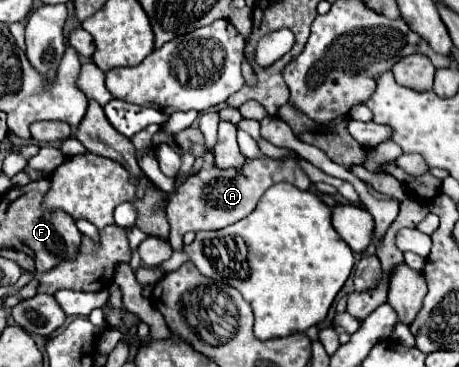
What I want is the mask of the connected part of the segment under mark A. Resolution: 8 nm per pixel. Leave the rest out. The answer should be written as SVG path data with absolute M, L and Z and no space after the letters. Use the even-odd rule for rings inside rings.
M290 153L282 159L270 159L270 157L260 157L250 163L246 163L240 171L224 171L218 167L202 169L196 175L190 175L170 197L166 213L168 213L168 223L170 223L170 245L174 249L183 247L184 233L188 231L216 231L224 229L246 215L250 215L260 201L260 197L266 193L276 183L288 181L296 185L298 189L308 189L310 179L304 175L302 167L298 165L298 155Z

